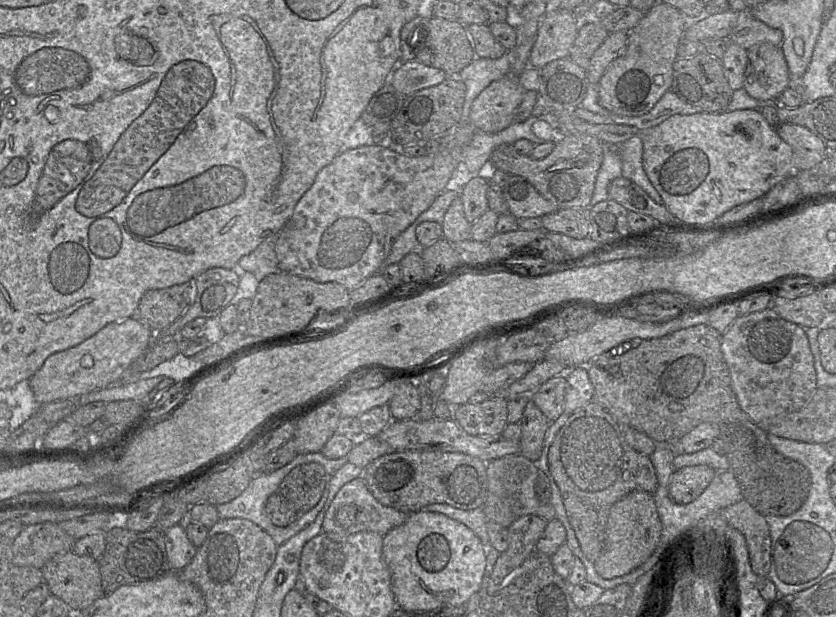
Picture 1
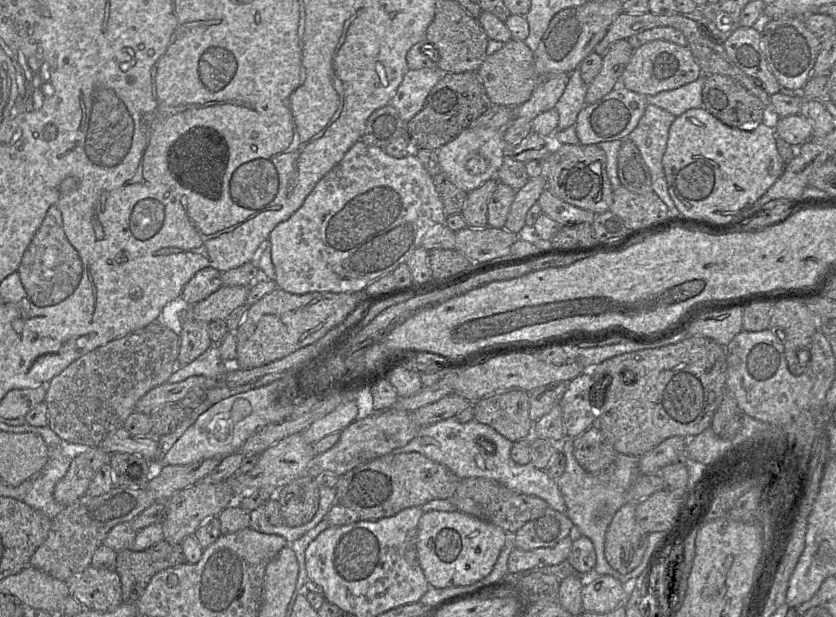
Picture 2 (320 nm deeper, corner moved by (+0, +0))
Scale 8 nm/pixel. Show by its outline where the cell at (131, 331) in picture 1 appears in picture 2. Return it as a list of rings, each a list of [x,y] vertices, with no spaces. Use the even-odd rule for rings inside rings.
[[[222,286],[204,300],[192,305],[192,316],[206,323],[225,320],[234,309],[245,304],[248,293],[249,286]]]

